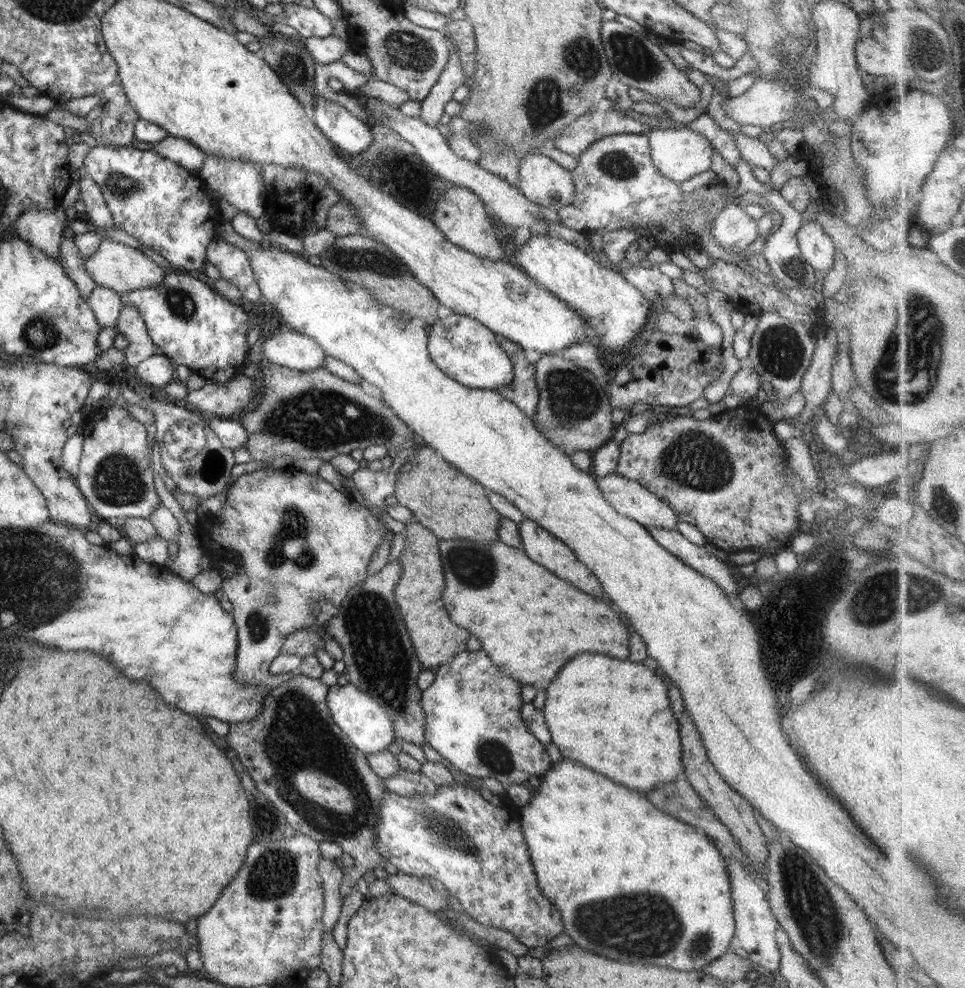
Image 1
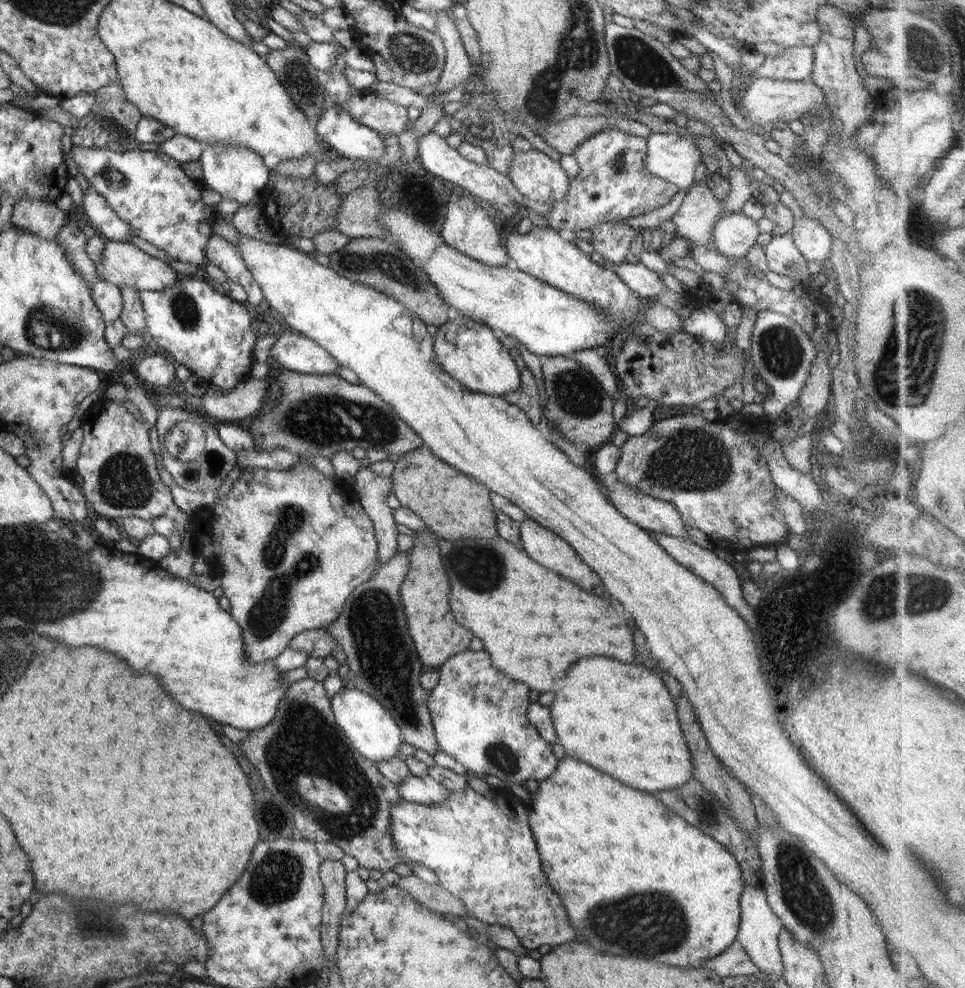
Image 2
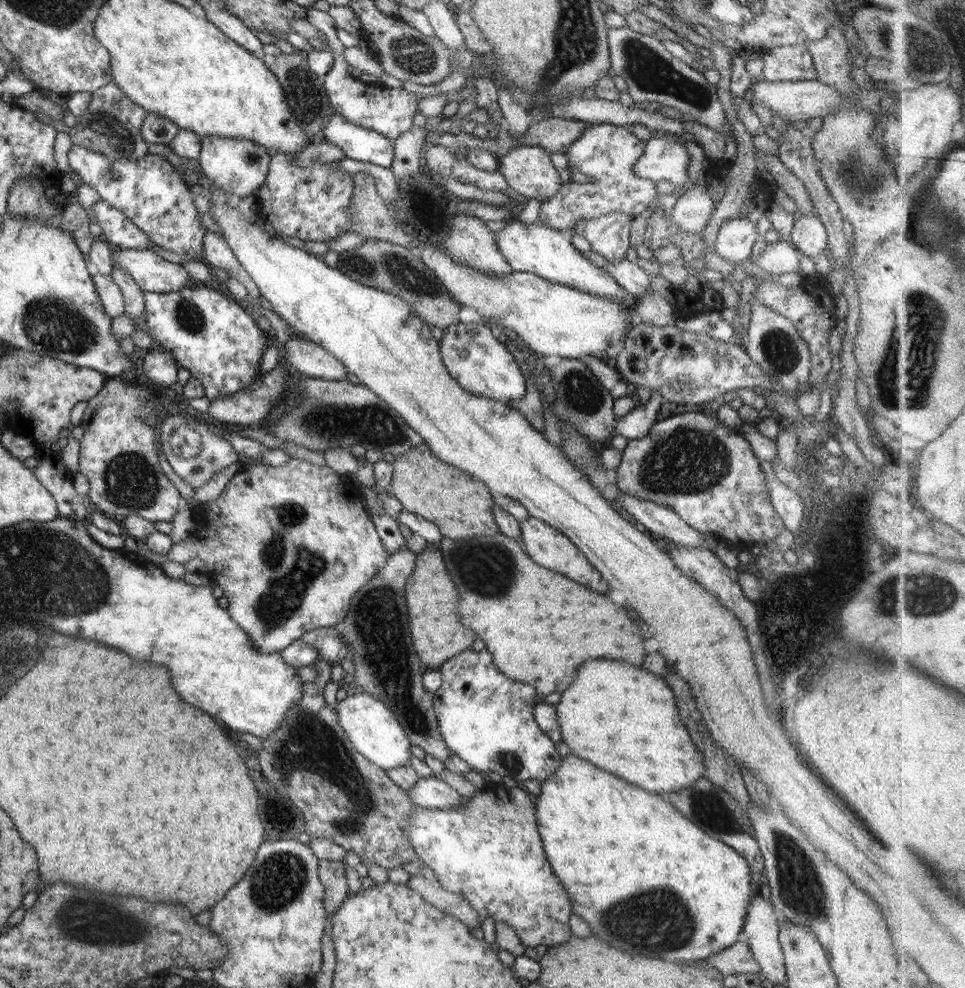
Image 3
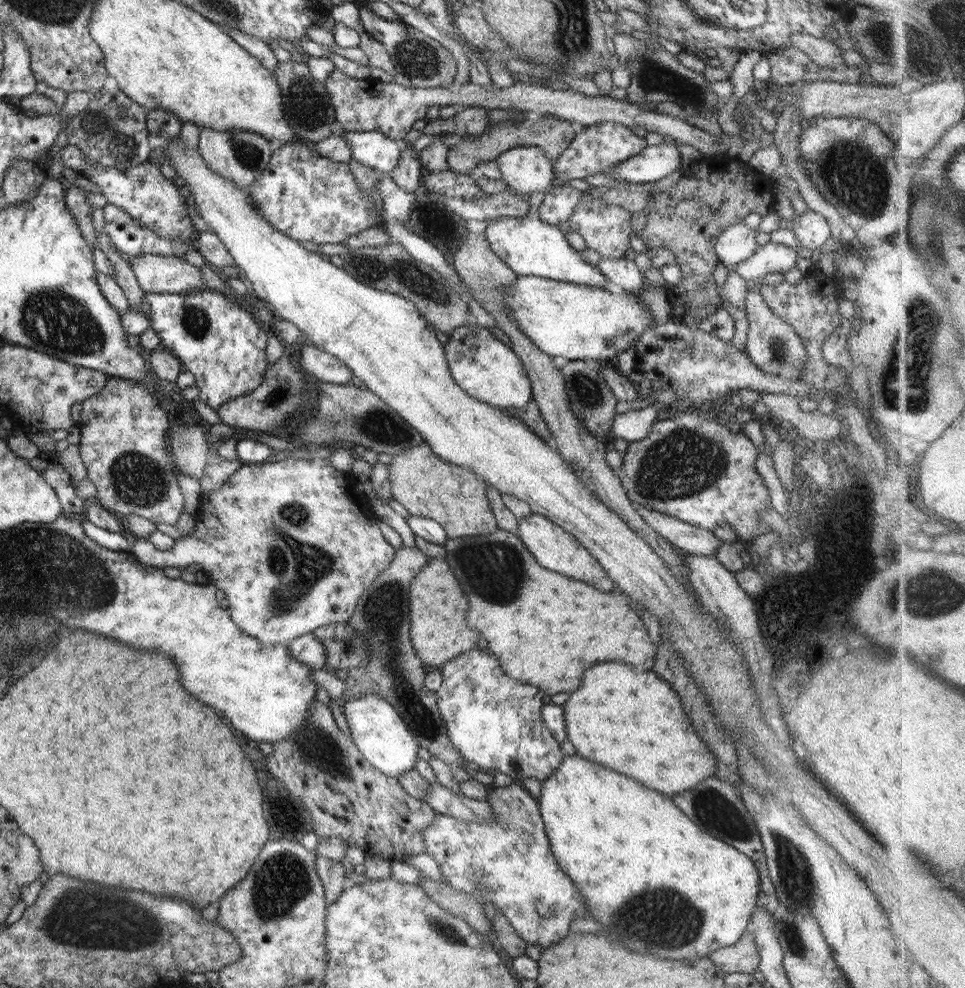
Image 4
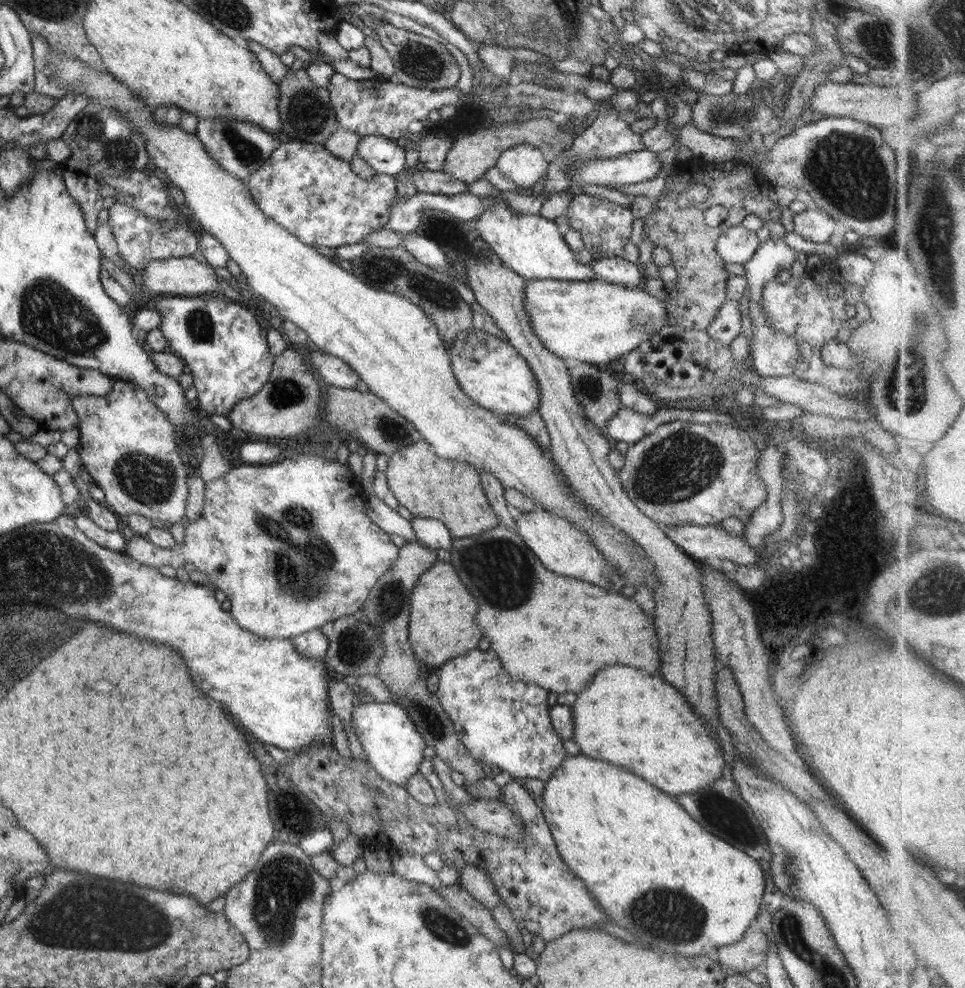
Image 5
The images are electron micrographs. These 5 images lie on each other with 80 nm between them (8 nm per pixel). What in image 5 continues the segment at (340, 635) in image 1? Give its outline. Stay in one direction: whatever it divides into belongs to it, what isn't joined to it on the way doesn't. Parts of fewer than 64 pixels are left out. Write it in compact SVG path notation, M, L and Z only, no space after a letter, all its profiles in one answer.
M417 540L399 547L398 558L370 589L368 598L361 606L361 613L371 626L378 626L382 630L380 638L384 654L378 665L378 677L384 682L388 692L397 698L395 703L409 714L427 746L434 746L436 754L454 771L462 773L466 783L477 783L490 775L490 772L481 761L472 758L468 749L460 742L458 733L454 730L455 726L442 708L437 694L428 690L427 674L423 673L421 662L410 648L408 604L411 592L418 577L438 560L435 549L422 547Z

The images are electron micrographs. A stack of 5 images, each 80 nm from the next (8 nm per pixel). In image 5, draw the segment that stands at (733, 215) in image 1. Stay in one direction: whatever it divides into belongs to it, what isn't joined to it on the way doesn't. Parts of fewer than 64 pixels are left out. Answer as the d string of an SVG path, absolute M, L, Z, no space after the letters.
M740 224L731 226L721 234L715 249L726 263L746 264L759 249L760 243L756 233Z

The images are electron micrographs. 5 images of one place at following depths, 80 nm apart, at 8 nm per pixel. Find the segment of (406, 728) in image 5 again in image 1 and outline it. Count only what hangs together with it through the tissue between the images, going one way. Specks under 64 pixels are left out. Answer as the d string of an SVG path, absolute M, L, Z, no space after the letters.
M342 680L328 689L326 697L332 720L346 733L352 744L365 755L383 750L396 738L393 722L386 709L373 696Z

